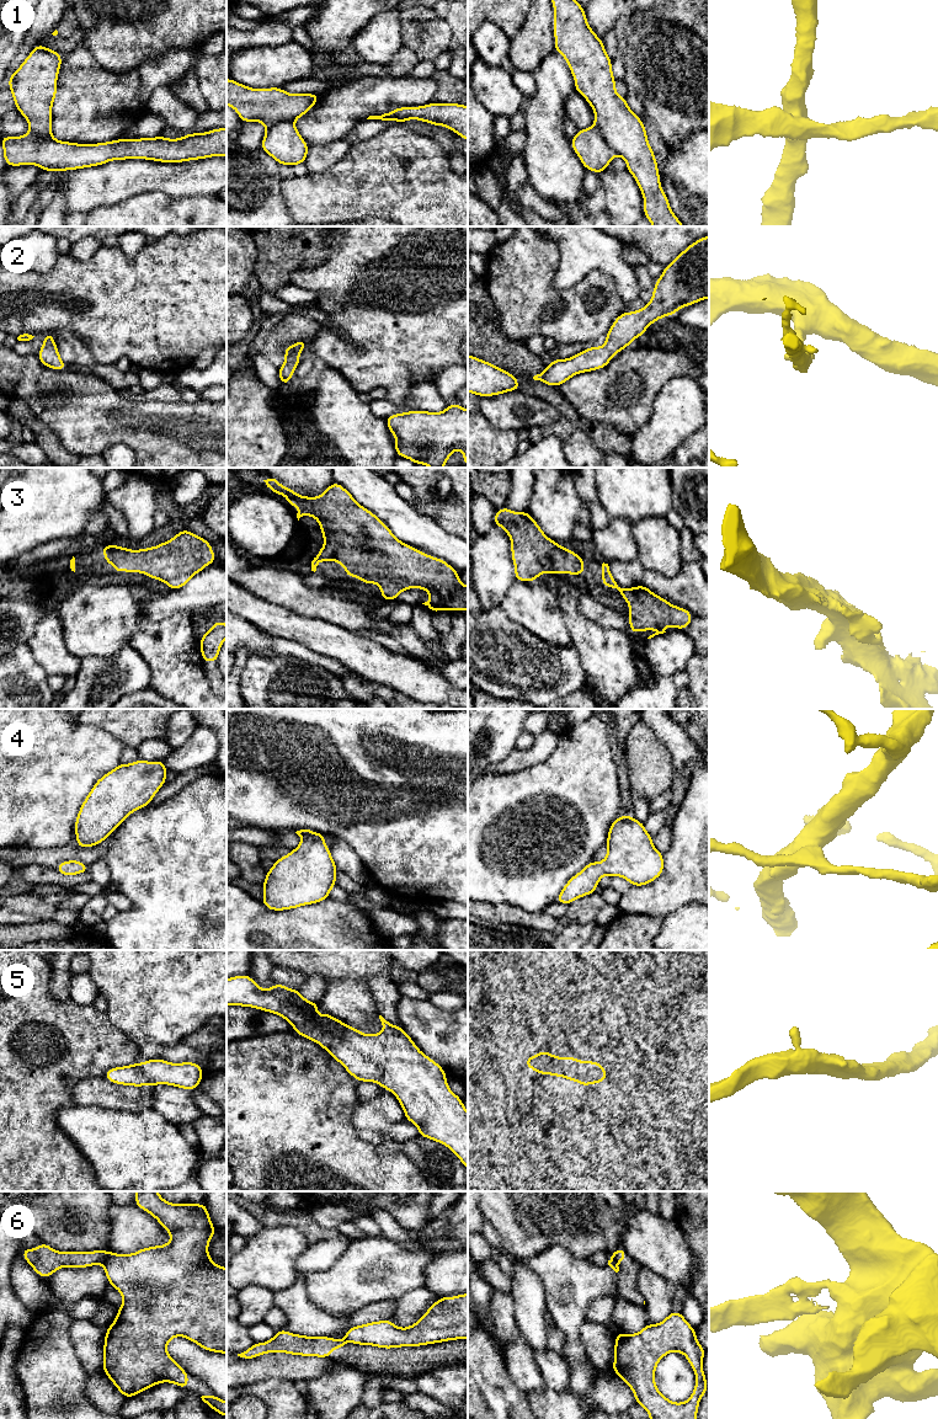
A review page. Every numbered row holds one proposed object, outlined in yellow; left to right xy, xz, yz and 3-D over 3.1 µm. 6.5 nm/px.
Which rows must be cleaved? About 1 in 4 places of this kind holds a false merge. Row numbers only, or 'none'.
1, 6

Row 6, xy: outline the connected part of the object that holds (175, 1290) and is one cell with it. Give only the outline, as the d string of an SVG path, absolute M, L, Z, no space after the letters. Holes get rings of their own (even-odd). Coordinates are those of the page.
M135 1191L134 1204L155 1217L158 1222L171 1234L171 1239L165 1245L143 1248L132 1254L110 1253L110 1257L103 1263L108 1284L121 1292L123 1303L121 1307L118 1307L118 1313L114 1322L106 1329L102 1371L126 1398L132 1398L135 1394L161 1382L171 1382L185 1389L188 1389L188 1373L169 1355L166 1350L167 1343L175 1337L185 1337L207 1351L226 1354L226 1268L214 1264L209 1253L207 1252L209 1241L217 1233L217 1231L212 1223L212 1220L209 1218L206 1204L171 1204L165 1201L158 1191Z

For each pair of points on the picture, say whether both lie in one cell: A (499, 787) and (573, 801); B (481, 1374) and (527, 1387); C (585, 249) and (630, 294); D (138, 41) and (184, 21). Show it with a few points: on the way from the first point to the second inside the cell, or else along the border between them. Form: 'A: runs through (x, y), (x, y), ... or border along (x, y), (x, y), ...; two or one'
A: runs through (517, 800), (554, 801); one
B: border along (502, 1358), (510, 1377), (526, 1395); two
C: runs through (598, 252), (627, 281); one
D: runs through (149, 30), (158, 21), (172, 21); one

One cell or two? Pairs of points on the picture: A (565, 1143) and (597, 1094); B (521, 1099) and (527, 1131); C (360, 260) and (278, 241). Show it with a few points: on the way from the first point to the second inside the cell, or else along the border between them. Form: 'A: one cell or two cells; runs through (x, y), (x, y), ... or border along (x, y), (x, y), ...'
A: two cells; border along (582, 1108), (602, 1115), (613, 1123)
B: two cells; border along (531, 1086), (532, 1103), (517, 1126)
C: two cells; border along (323, 241), (326, 250)

